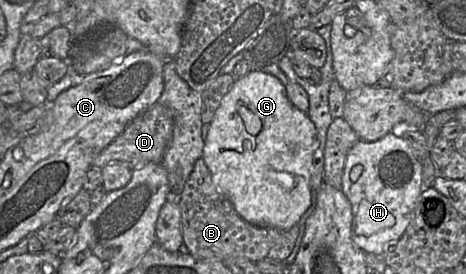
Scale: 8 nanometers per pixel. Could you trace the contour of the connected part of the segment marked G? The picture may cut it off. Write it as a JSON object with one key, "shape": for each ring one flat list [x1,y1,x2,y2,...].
{"shape":[[250,71,234,84,223,97,220,106,209,124,207,137,204,141,202,159,207,166,212,181,217,189,231,202,236,213,247,223,259,227,273,227,280,230,288,230,297,225,300,217,310,207,312,201,312,186,310,184,310,172,315,150,319,143,316,138,315,125,306,113,294,107,289,101,285,86,274,76,261,72]]}

